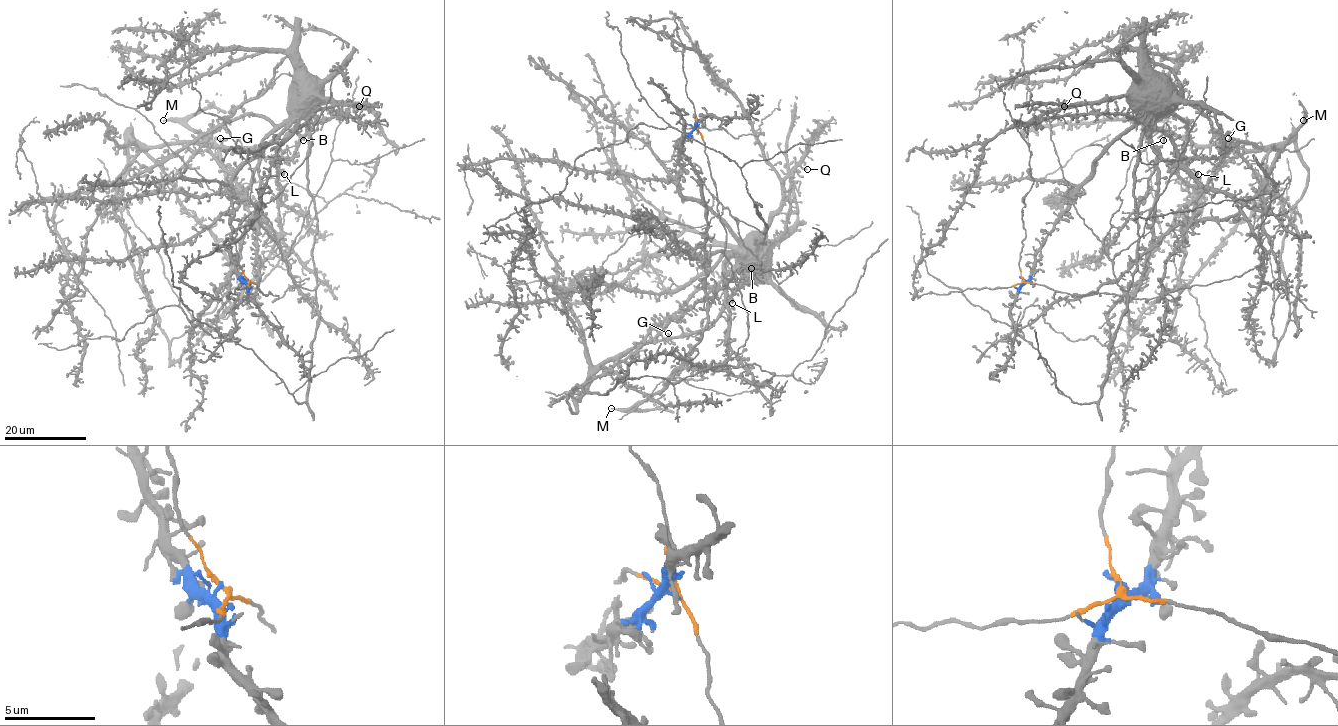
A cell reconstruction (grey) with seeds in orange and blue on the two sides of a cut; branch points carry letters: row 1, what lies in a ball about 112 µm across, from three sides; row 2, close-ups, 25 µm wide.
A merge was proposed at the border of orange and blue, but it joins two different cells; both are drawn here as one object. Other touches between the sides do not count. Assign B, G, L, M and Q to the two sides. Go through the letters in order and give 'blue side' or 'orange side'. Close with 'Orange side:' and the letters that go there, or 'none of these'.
B: orange side
G: orange side
L: blue side
M: orange side
Q: blue side
Orange side: B, G, M

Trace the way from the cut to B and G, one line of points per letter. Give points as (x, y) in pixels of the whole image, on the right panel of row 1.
B: (1023, 279), (1150, 299), (1260, 264), (1290, 180), (1197, 219), (1234, 145), (1183, 158), (1163, 140)
G: (1023, 279), (1150, 299), (1254, 269), (1265, 215), (1290, 180), (1267, 175), (1233, 215), (1197, 219), (1228, 138)

